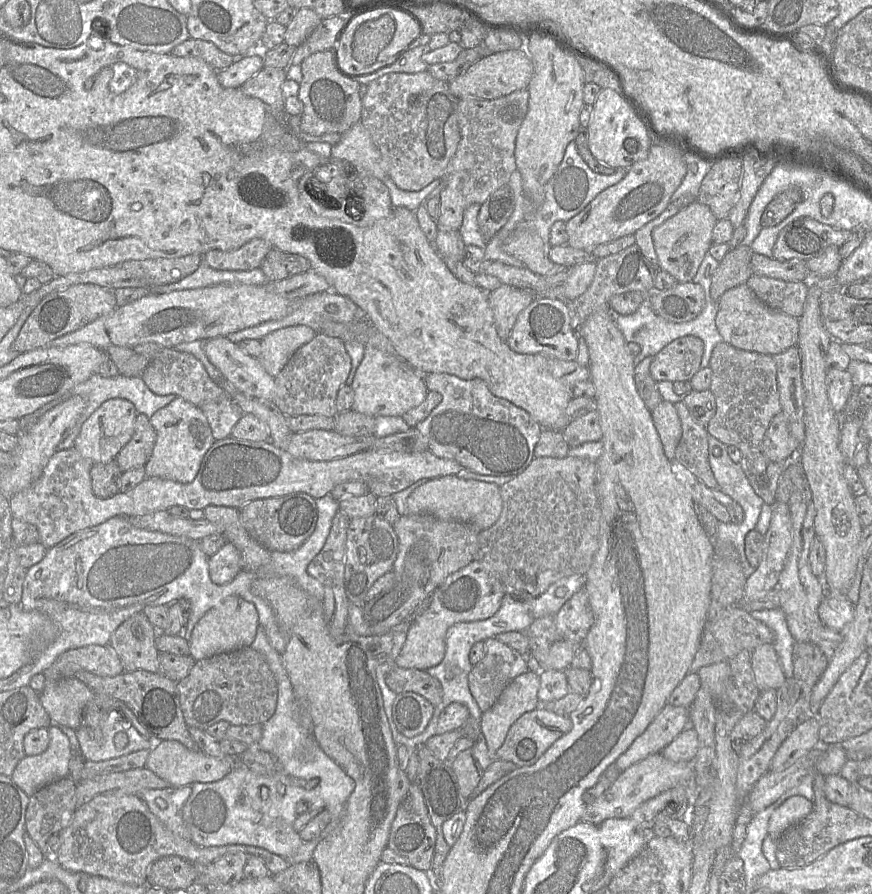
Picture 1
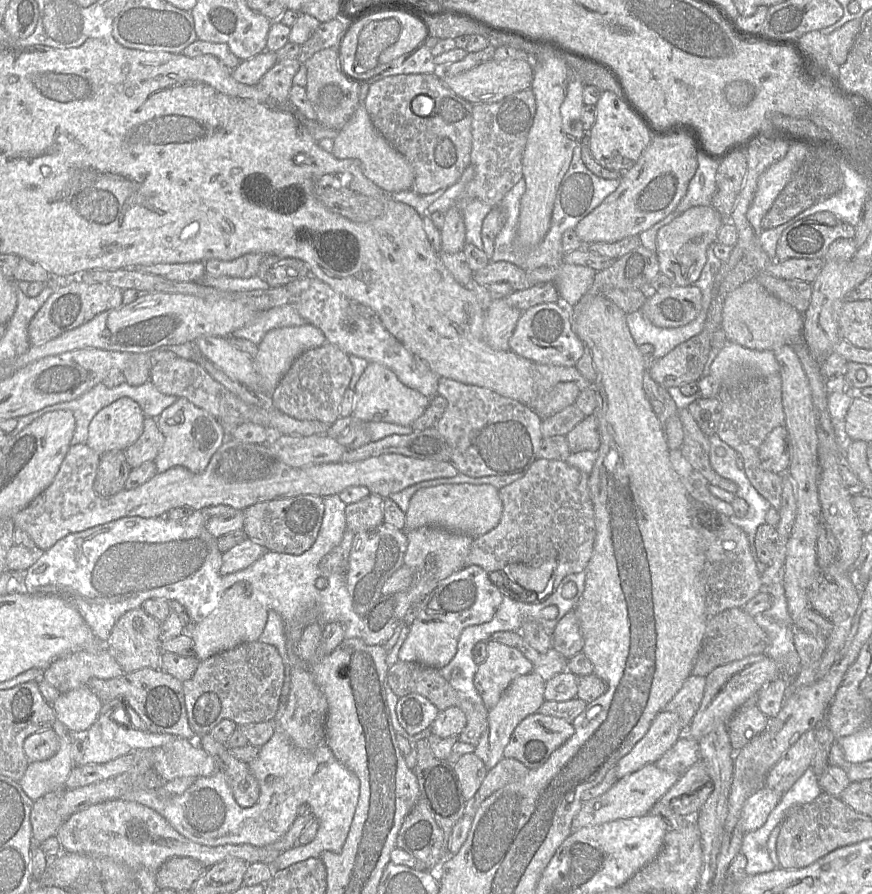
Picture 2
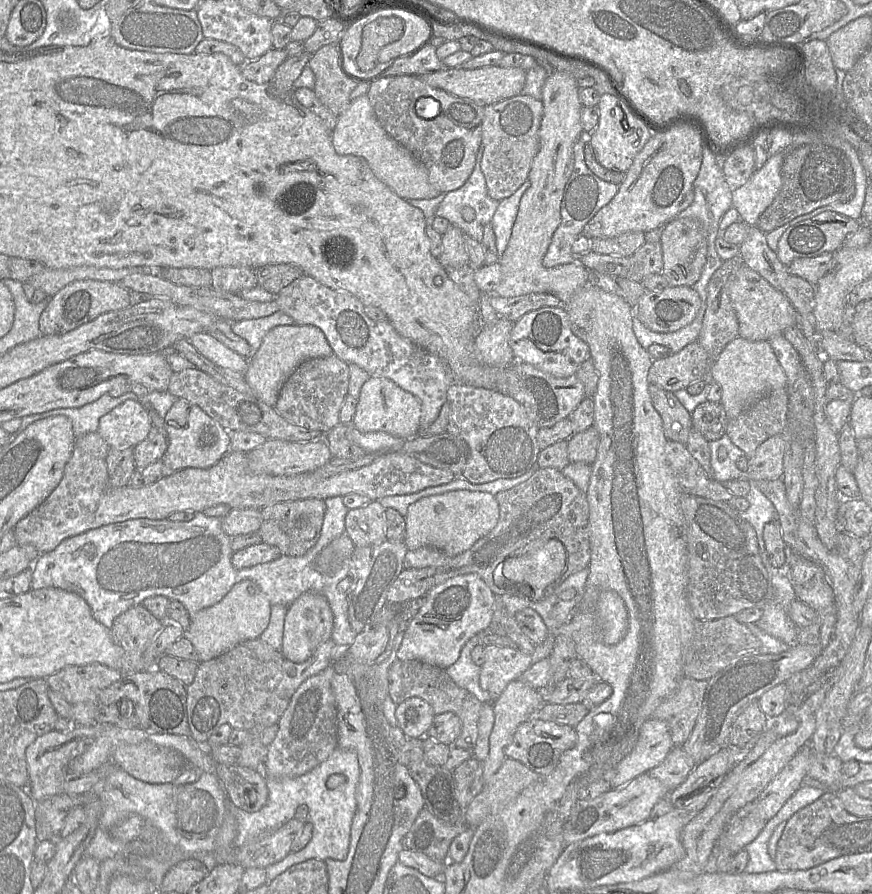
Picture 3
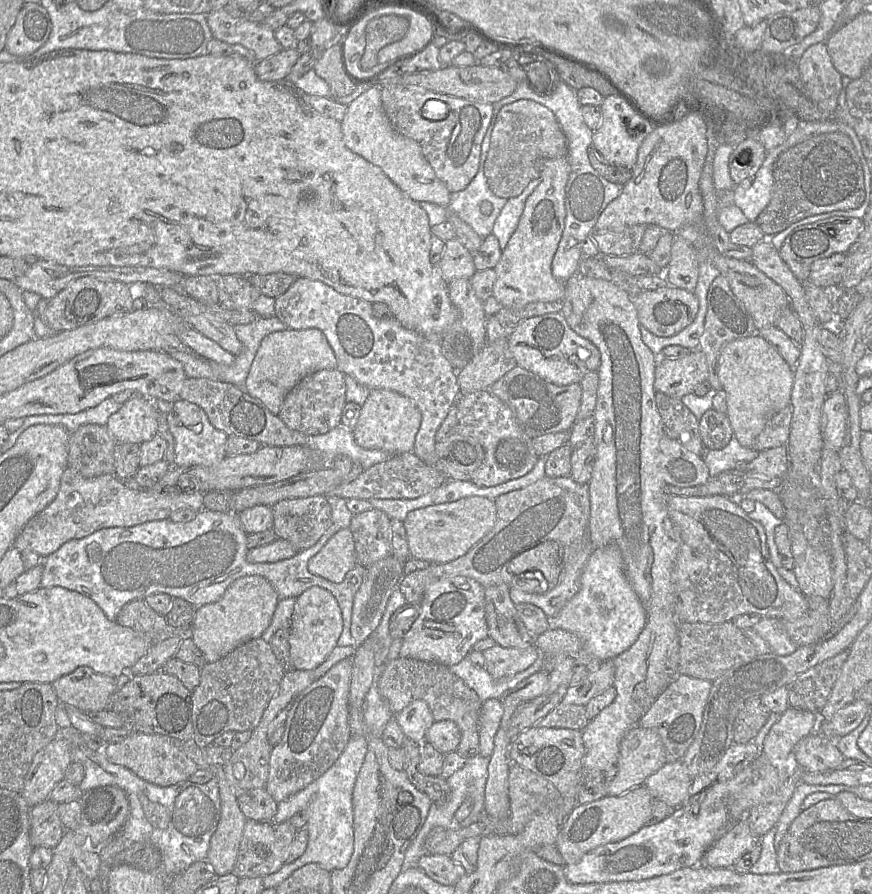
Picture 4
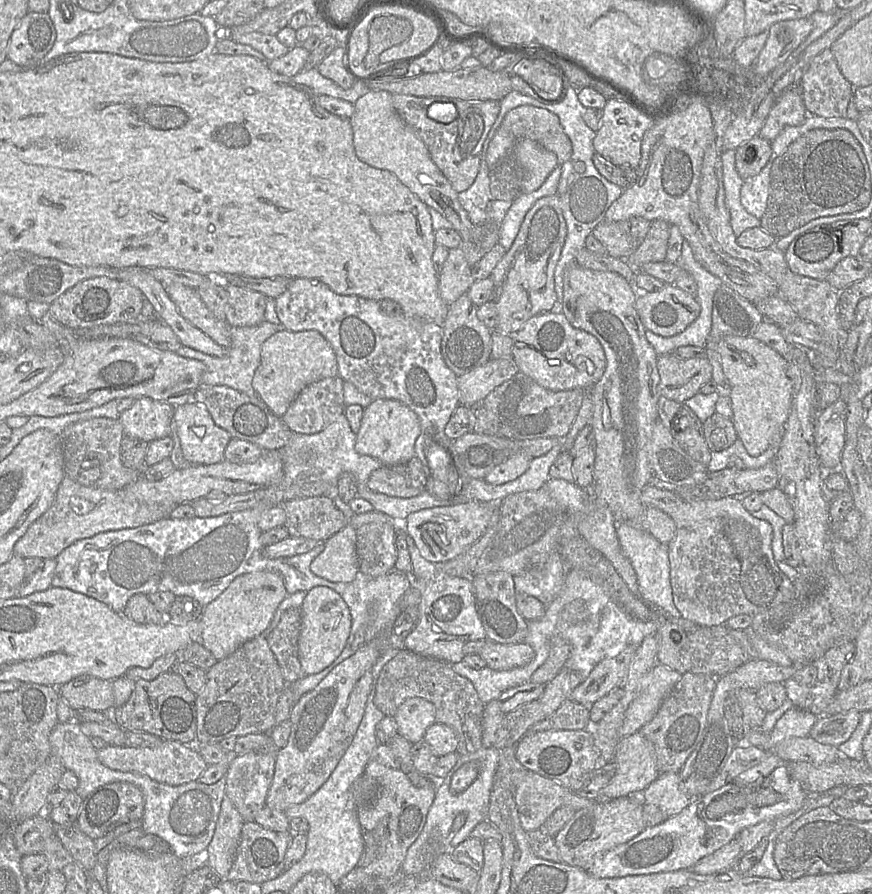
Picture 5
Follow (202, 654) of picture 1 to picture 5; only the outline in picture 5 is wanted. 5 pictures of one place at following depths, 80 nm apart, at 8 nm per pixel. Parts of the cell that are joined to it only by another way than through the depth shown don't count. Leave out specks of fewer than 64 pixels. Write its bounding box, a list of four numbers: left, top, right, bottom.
[199,571,287,661]

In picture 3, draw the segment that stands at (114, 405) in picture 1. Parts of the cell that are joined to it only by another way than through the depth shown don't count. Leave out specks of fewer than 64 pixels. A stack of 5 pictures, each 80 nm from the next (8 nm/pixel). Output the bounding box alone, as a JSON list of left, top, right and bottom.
[97,399,152,448]

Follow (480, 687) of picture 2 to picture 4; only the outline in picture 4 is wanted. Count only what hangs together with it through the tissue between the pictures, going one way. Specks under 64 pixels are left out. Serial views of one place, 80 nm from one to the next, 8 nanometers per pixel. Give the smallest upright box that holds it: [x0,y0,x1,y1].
[482,645,537,679]

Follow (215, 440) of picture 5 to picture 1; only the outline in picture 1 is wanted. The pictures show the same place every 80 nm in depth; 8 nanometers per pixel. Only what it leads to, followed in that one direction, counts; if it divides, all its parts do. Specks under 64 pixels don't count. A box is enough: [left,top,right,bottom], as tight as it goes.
[144,396,215,483]

